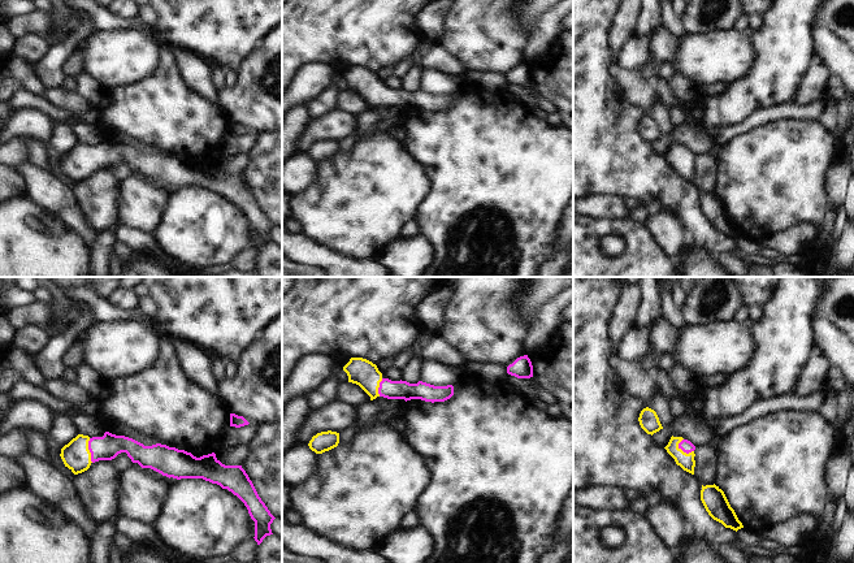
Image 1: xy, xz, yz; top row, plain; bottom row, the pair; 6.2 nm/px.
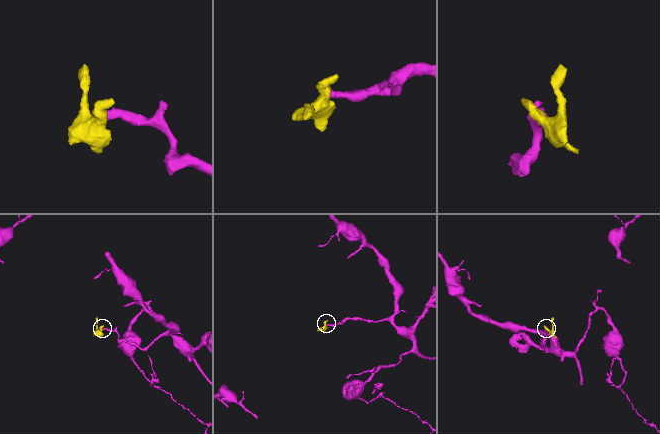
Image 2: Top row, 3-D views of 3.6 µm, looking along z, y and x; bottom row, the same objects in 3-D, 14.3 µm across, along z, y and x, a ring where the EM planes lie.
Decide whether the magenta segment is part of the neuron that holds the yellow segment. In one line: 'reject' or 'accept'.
accept

